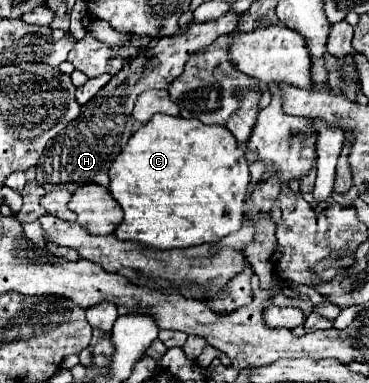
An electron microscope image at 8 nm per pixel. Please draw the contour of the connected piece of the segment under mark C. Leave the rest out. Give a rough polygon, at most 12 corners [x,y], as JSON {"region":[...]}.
{"region":[[154,115],[108,173],[118,239],[236,233],[250,171],[226,127]]}

